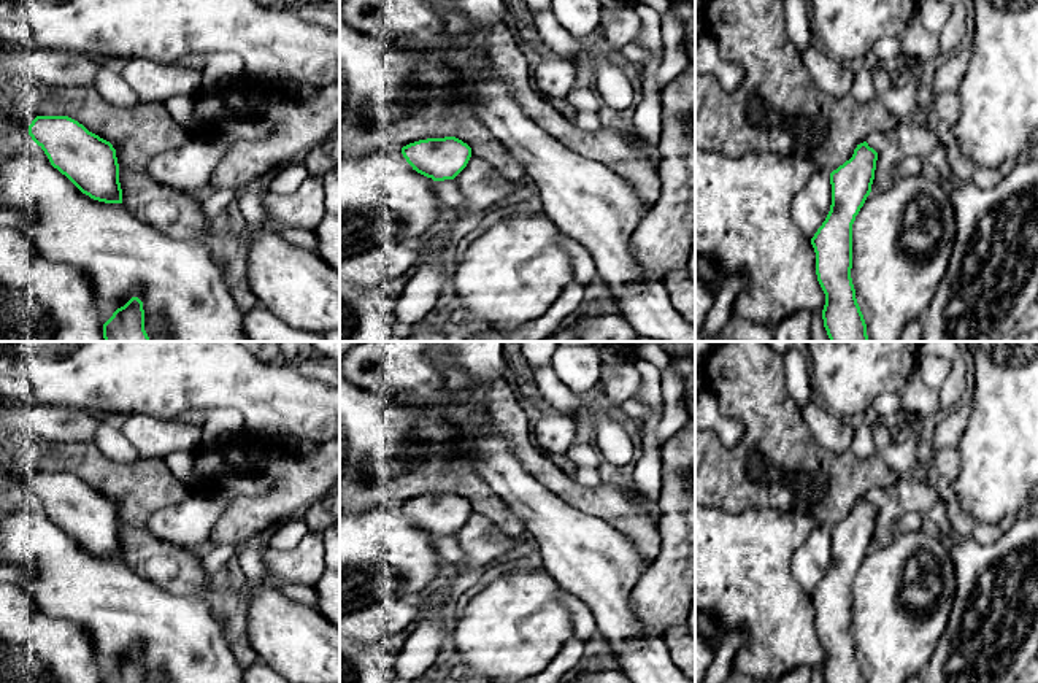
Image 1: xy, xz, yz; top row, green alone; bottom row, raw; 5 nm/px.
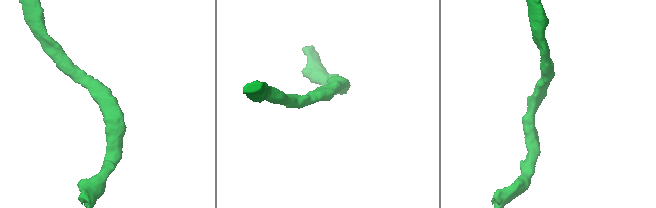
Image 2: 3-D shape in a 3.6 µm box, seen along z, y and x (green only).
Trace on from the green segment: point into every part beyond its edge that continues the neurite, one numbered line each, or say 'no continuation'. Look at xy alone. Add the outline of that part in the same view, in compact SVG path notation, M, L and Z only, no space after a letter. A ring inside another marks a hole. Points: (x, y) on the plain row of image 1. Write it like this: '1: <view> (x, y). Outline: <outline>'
no continuation

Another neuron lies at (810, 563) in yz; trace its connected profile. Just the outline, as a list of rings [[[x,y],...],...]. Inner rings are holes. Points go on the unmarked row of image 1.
[[[819,526],[790,556],[792,577],[805,592],[813,594],[825,577],[830,561],[830,529]]]

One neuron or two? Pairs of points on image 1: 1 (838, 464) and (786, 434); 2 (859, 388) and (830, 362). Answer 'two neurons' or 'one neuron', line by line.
1: one neuron
2: one neuron

